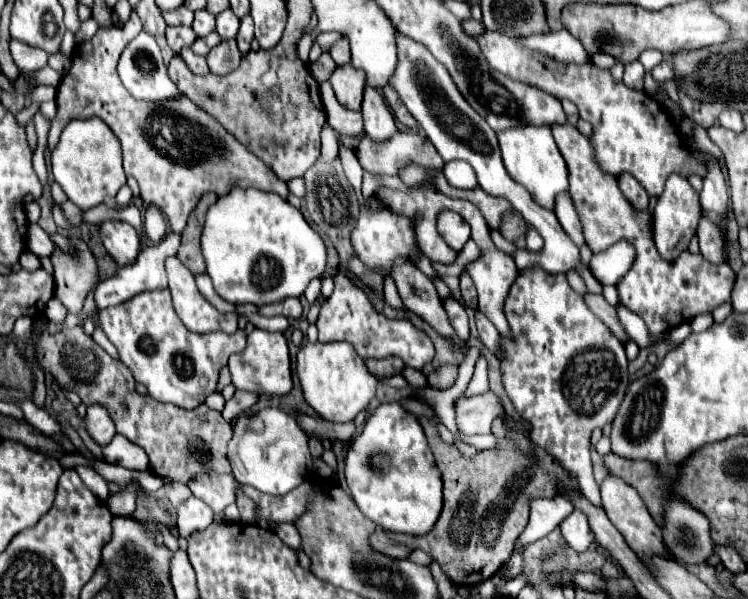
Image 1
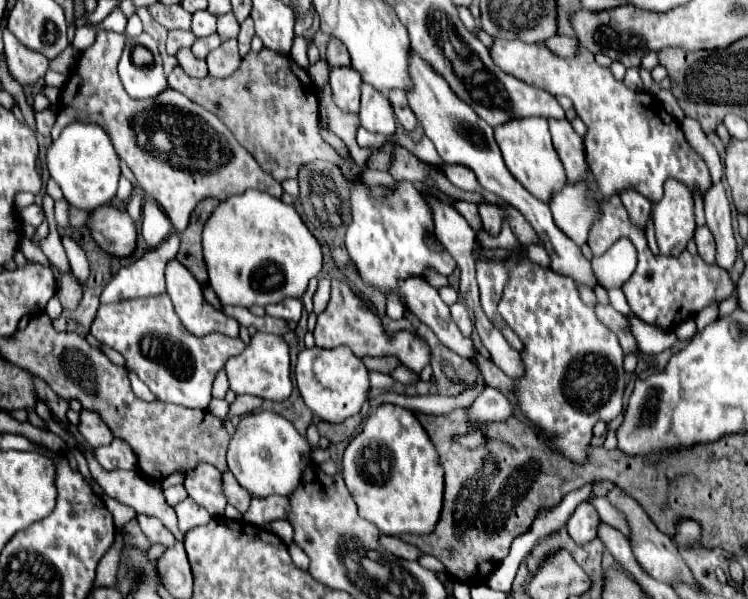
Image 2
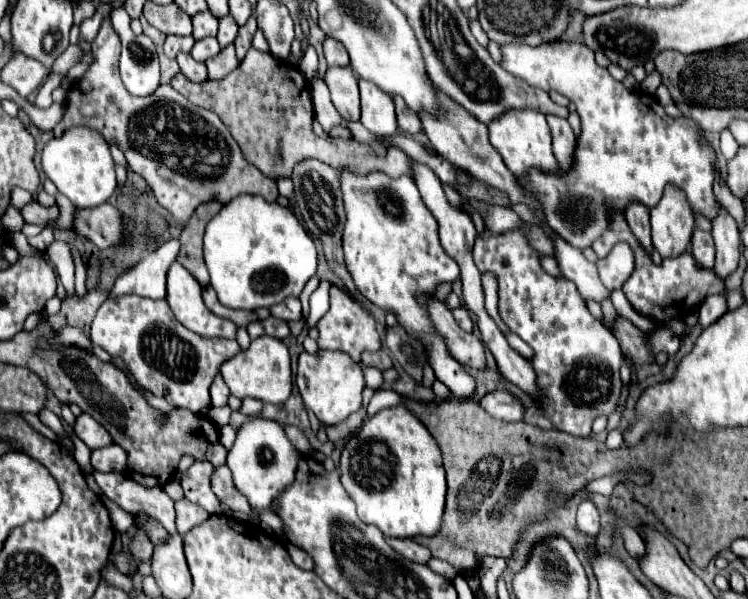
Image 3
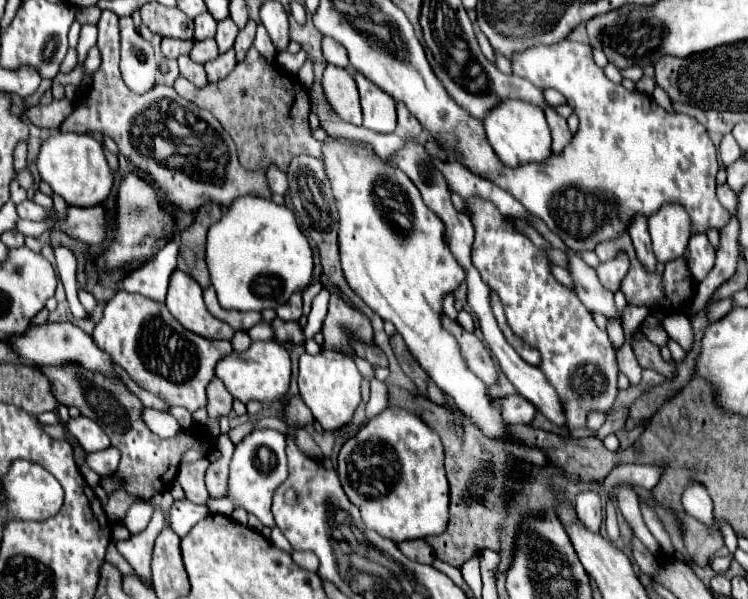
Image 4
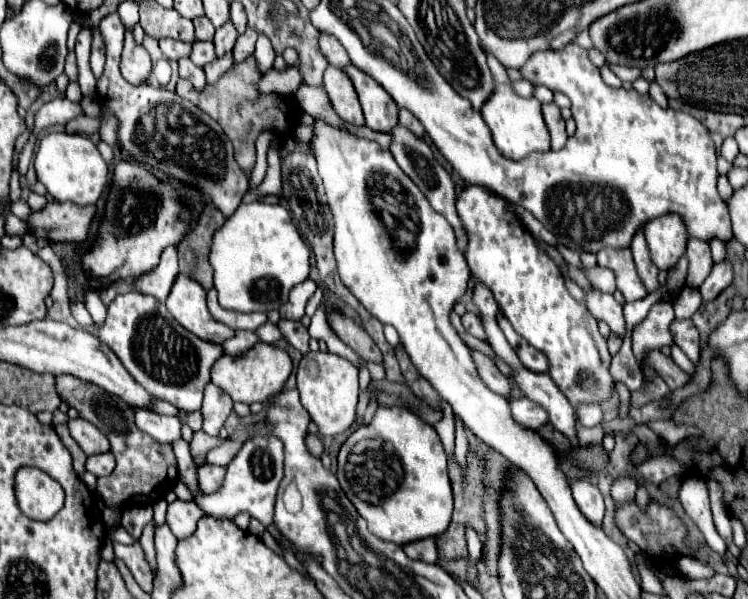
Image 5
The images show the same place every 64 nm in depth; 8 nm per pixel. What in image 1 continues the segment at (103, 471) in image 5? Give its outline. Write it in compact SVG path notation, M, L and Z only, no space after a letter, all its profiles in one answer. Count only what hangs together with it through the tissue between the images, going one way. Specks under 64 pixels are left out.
M116 434L110 444L104 446L104 456L112 464L120 464L124 468L146 470L148 468L148 454L138 444L132 444L128 438Z

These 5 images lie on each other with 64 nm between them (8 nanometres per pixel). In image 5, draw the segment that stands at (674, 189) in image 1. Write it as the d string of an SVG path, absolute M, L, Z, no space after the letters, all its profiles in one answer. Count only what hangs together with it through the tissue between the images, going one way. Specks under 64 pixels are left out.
M676 214L650 220L648 224L644 224L644 234L652 262L662 270L670 270L686 252L688 232L684 228L684 220L680 220L680 216Z

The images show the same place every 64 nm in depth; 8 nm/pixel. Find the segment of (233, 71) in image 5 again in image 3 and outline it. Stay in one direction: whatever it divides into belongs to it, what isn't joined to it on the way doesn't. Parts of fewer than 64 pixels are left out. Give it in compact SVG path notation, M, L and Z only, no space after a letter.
M250 48L240 66L222 80L204 80L196 84L190 82L182 72L178 72L170 80L170 86L196 106L216 112L234 136L234 140L240 144L244 156L270 178L278 180L292 176L292 168L300 160L308 158L318 158L336 170L352 166L352 172L360 172L362 176L370 170L384 172L390 178L414 176L412 158L398 146L392 146L388 150L388 156L378 158L370 146L360 146L356 140L318 138L312 130L314 104L310 82L294 64L282 62L268 52L258 52Z

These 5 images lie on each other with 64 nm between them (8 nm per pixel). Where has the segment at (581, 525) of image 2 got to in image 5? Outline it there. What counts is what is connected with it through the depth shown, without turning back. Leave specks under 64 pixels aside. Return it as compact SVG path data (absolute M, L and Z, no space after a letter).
M582 478L582 480L574 480L572 494L586 520L592 522L594 526L600 526L604 518L604 502L600 490Z

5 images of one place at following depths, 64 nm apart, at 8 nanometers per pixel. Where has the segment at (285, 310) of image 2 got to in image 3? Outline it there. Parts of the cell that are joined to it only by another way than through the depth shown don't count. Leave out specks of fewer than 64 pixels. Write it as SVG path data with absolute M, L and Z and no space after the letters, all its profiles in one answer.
M292 296L292 298L288 298L288 300L284 300L284 302L276 304L276 306L272 306L272 308L270 308L270 314L272 314L274 318L286 320L286 322L290 322L290 320L302 320L300 300Z

